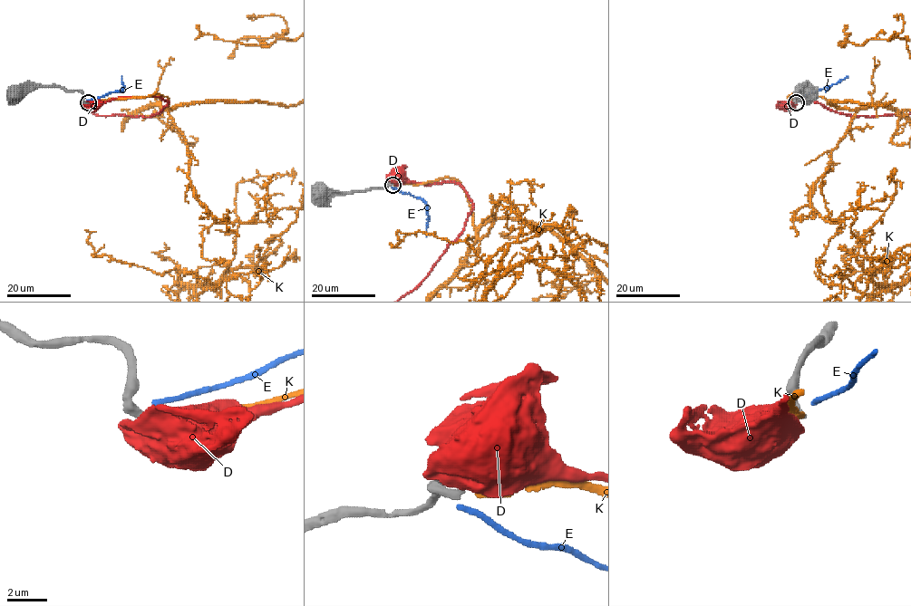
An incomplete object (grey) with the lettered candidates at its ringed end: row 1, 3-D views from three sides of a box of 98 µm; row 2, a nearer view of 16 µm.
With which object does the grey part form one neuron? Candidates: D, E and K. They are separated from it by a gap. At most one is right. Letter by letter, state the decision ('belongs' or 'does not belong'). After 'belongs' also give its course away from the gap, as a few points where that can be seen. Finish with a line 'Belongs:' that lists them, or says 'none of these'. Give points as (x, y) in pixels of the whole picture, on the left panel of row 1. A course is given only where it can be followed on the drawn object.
D: does not belong
E: does not belong
K: belongs
Belongs: K

